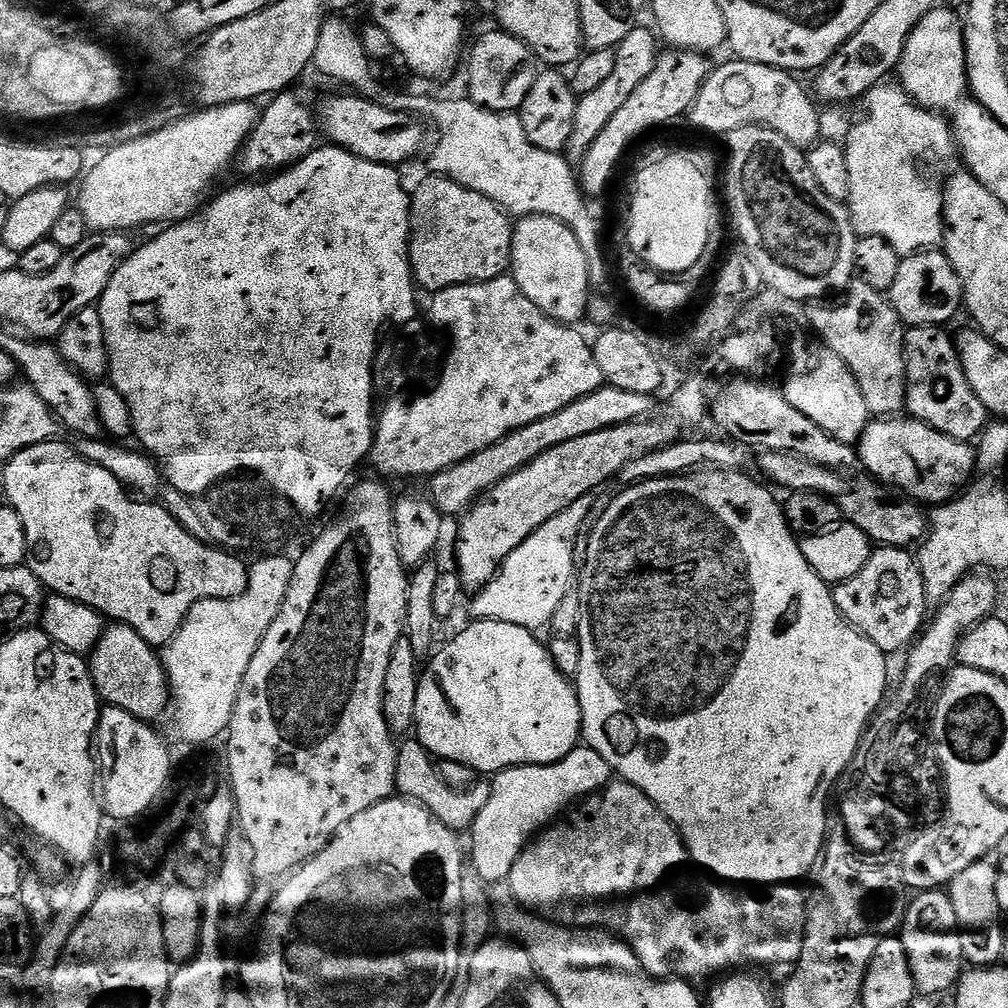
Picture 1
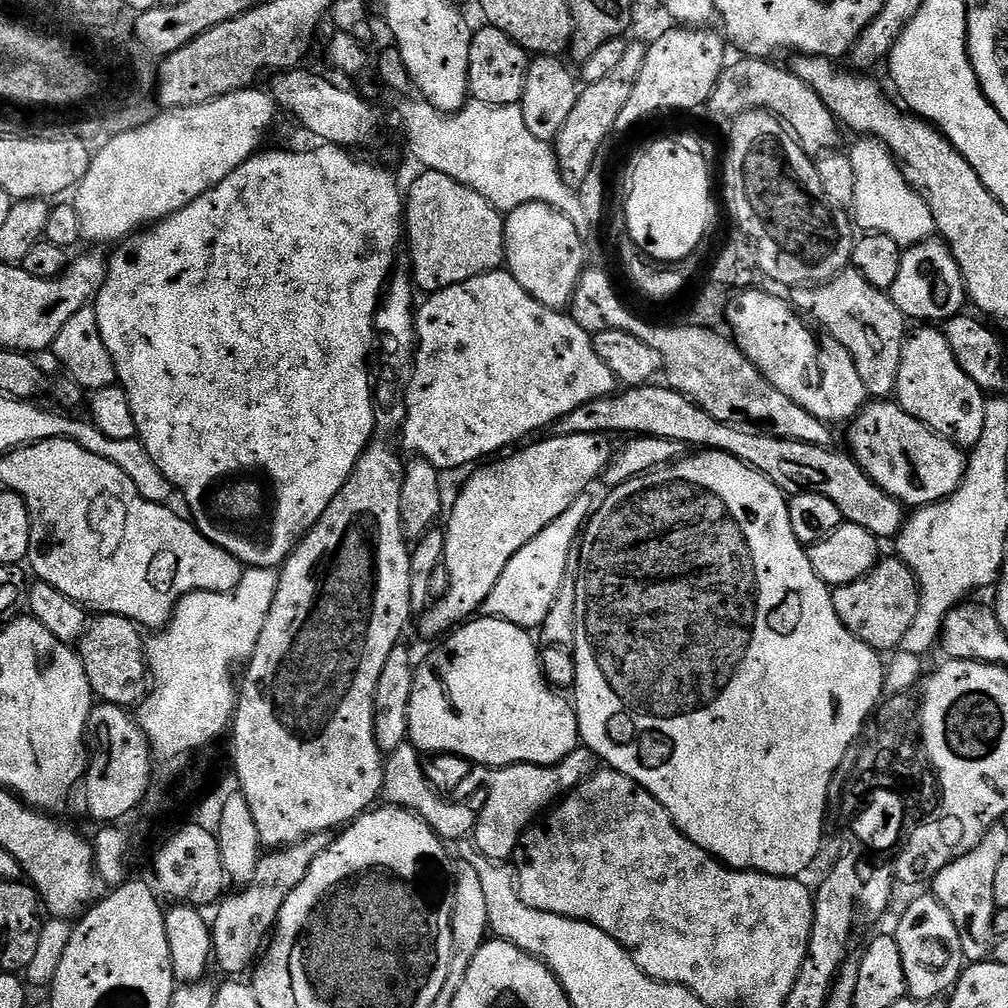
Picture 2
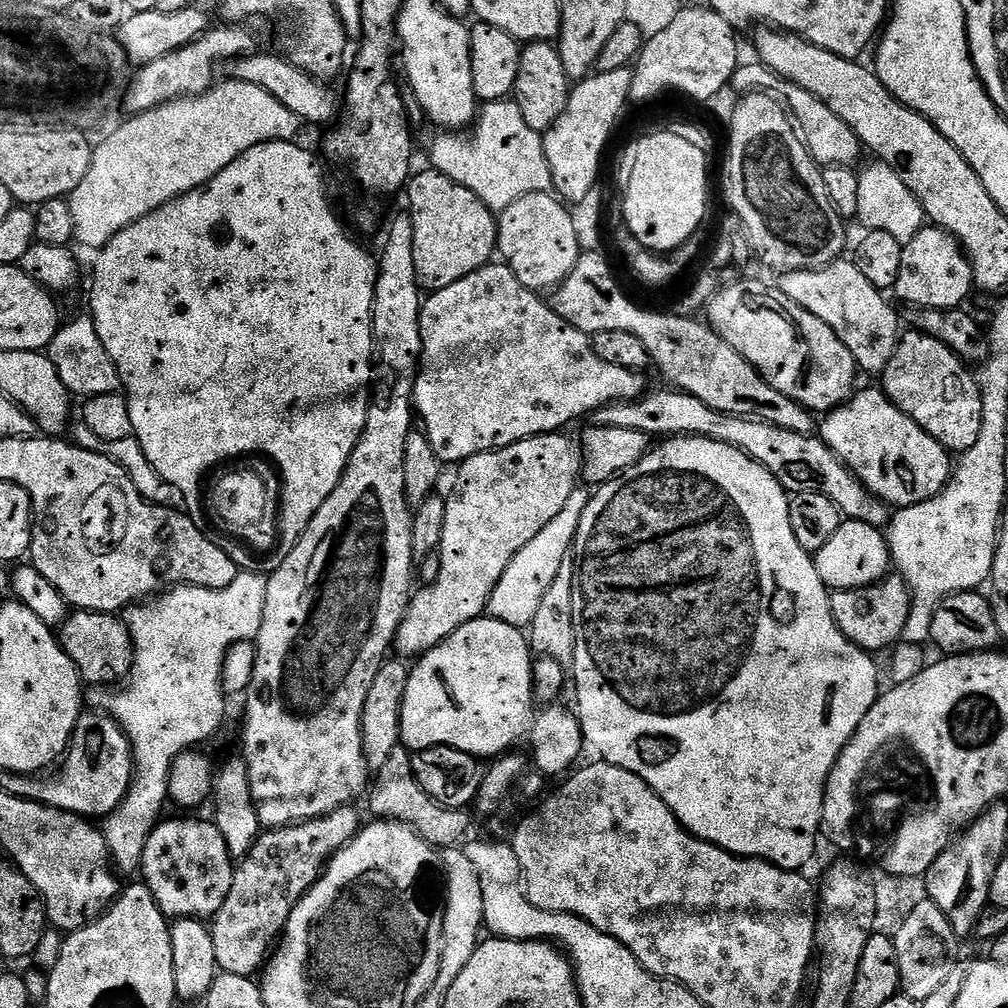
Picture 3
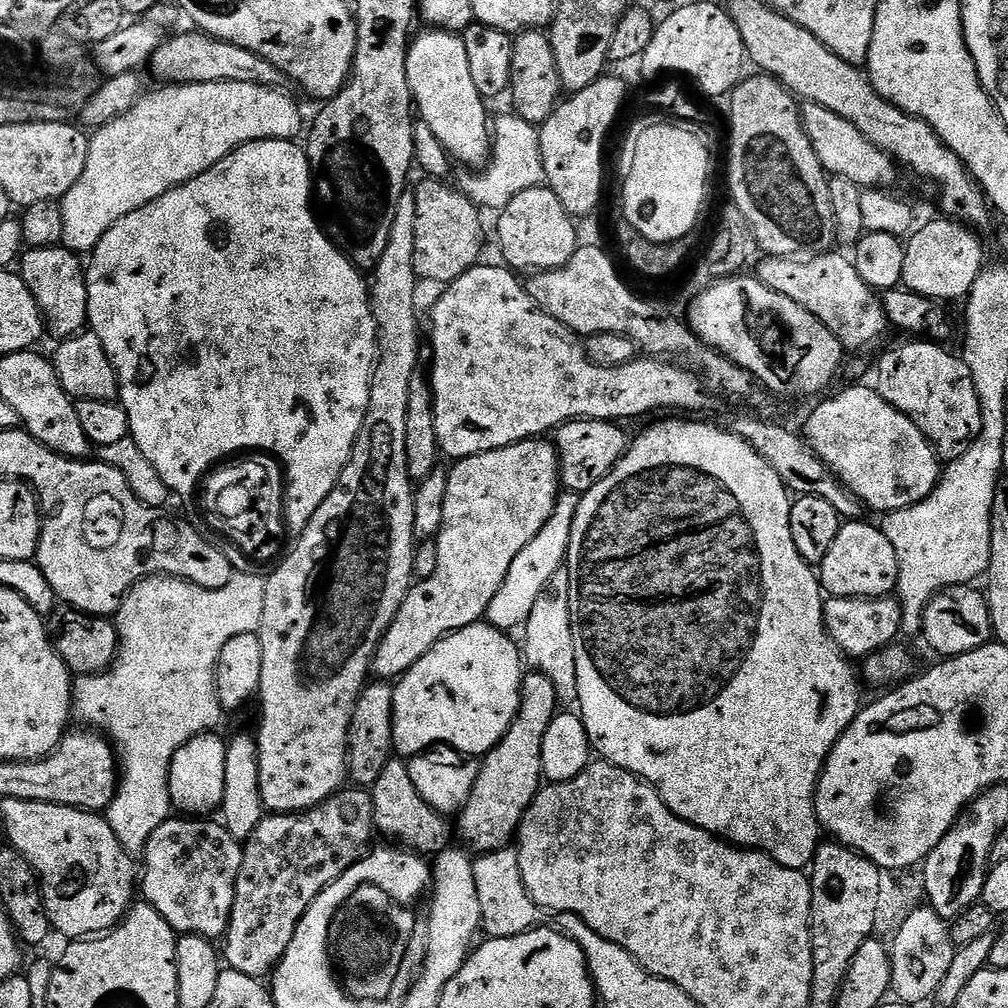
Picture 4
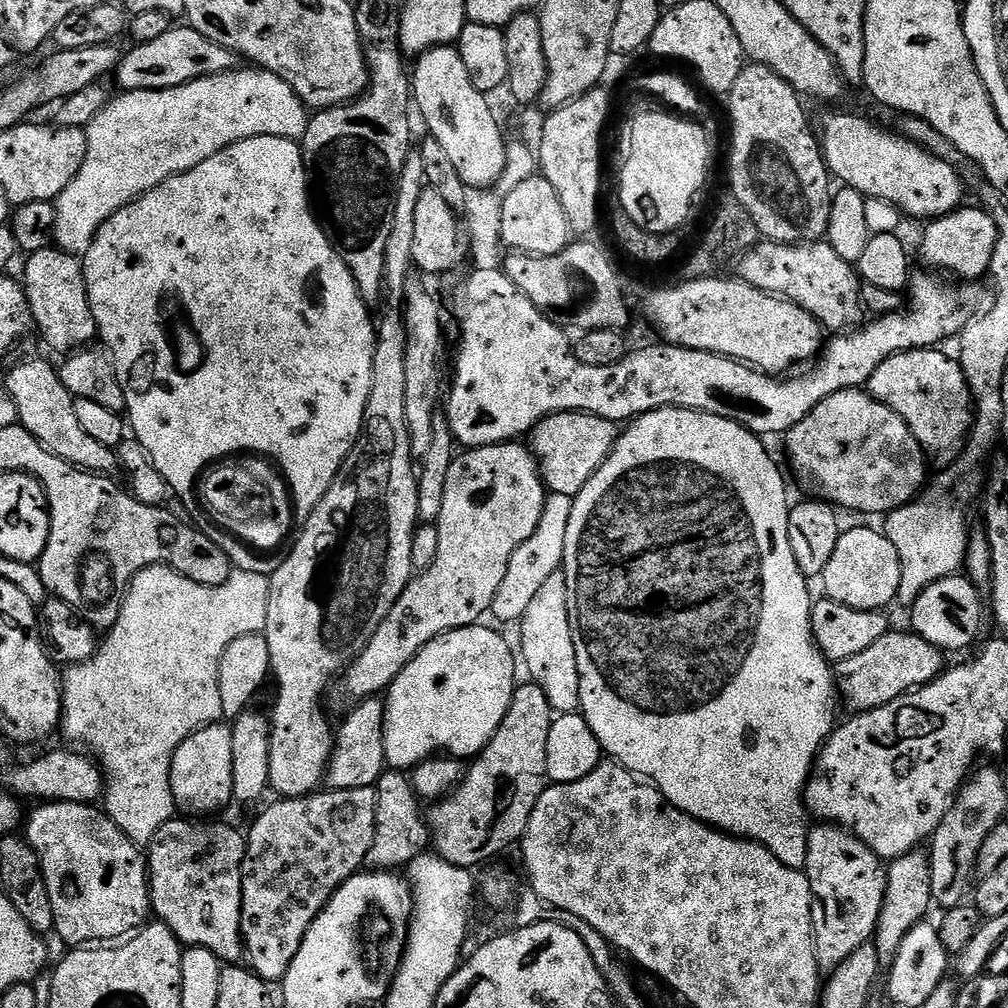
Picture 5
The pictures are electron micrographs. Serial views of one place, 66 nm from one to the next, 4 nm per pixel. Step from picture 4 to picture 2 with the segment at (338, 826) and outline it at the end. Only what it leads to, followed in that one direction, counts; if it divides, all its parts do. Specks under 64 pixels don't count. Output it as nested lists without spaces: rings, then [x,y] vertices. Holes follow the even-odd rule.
[[[327,835],[308,836],[279,854],[261,855],[250,883],[236,890],[233,896],[225,895],[219,901],[215,909],[216,917],[211,917],[210,927],[214,964],[228,975],[225,977],[239,977],[236,976],[239,972],[247,973],[257,963],[275,929],[286,898],[300,885],[302,878],[306,878],[310,866],[327,850],[329,843]]]

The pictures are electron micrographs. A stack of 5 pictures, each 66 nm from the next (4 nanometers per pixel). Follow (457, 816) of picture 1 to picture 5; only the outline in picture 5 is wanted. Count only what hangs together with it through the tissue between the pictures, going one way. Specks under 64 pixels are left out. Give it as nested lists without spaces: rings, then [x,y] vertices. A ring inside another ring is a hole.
[[[385,770],[374,787],[376,790],[376,833],[374,834],[374,846],[370,846],[366,864],[372,870],[400,870],[414,858],[423,856],[429,851],[430,829],[428,822],[422,815],[422,808],[420,812],[422,804],[412,787],[411,779],[403,771]]]

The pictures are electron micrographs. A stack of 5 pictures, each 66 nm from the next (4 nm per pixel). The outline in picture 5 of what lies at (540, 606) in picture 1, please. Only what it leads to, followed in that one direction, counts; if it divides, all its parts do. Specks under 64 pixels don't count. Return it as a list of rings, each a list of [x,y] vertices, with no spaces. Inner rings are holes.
[[[551,493],[545,499],[542,518],[538,522],[538,530],[516,547],[516,553],[506,566],[506,578],[502,578],[502,586],[498,586],[498,594],[494,594],[491,615],[496,615],[502,623],[519,622],[526,614],[534,594],[545,584],[550,574],[561,571],[566,550],[566,526],[570,526],[570,510],[573,497],[566,494]]]

